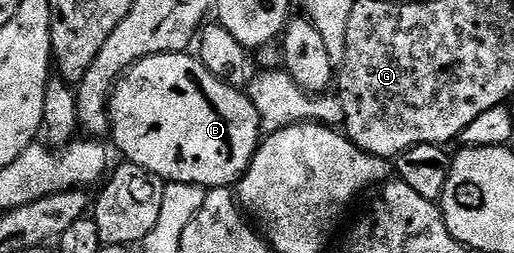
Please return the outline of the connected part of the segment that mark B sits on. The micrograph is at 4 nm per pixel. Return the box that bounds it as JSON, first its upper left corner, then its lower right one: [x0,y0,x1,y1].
[110,53,264,190]

